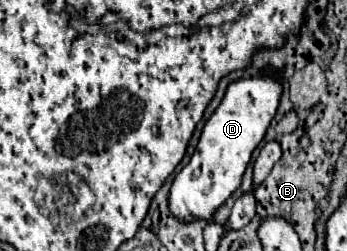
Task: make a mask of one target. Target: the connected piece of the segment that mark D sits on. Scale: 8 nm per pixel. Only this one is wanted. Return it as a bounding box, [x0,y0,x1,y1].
[169,77,281,223]

